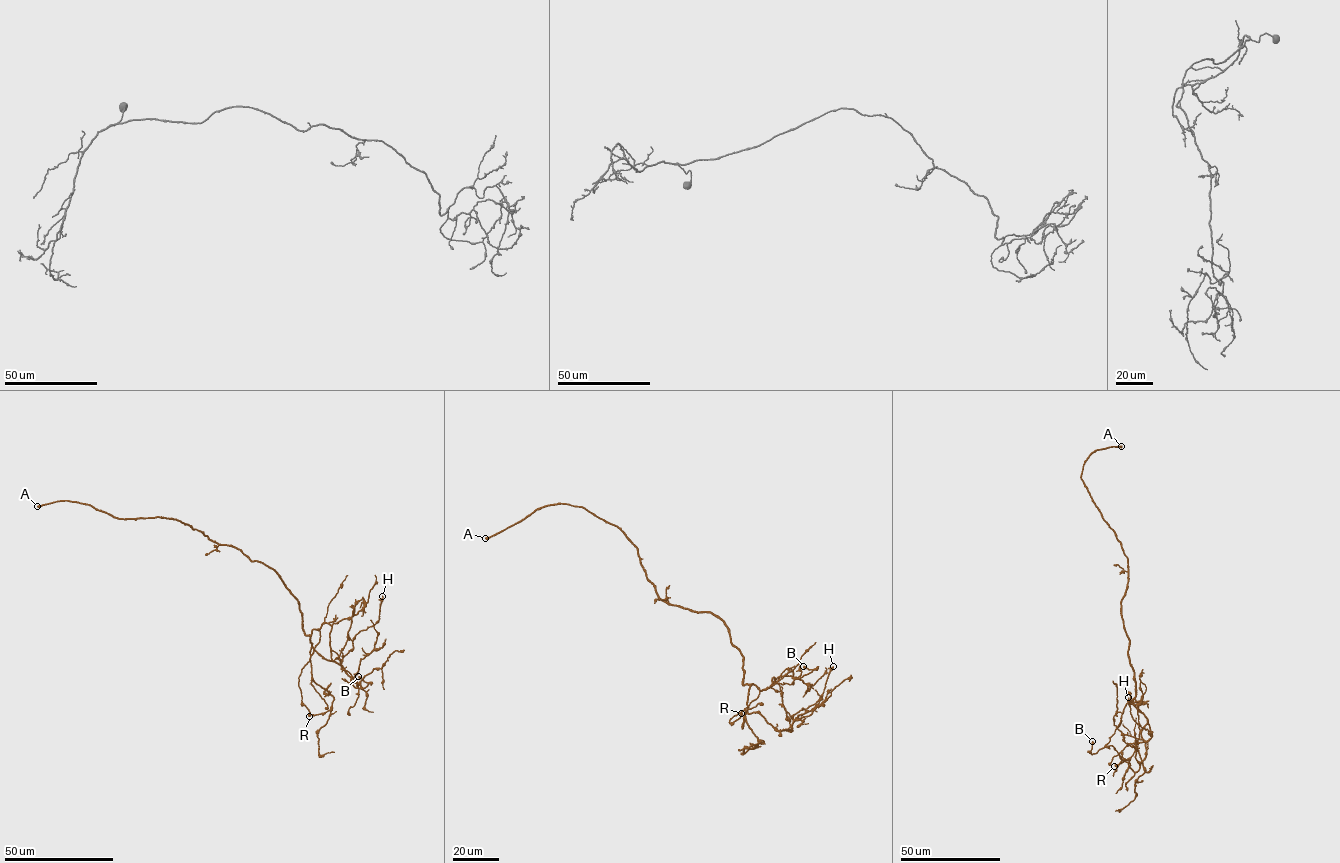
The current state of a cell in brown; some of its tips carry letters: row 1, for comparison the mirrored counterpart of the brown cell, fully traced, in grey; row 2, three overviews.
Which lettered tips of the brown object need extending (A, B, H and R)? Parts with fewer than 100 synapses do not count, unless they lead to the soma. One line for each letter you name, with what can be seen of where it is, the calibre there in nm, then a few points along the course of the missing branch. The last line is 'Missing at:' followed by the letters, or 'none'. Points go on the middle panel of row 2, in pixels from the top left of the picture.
A: place (485, 538); calibre 550 nm
Missing at: A

